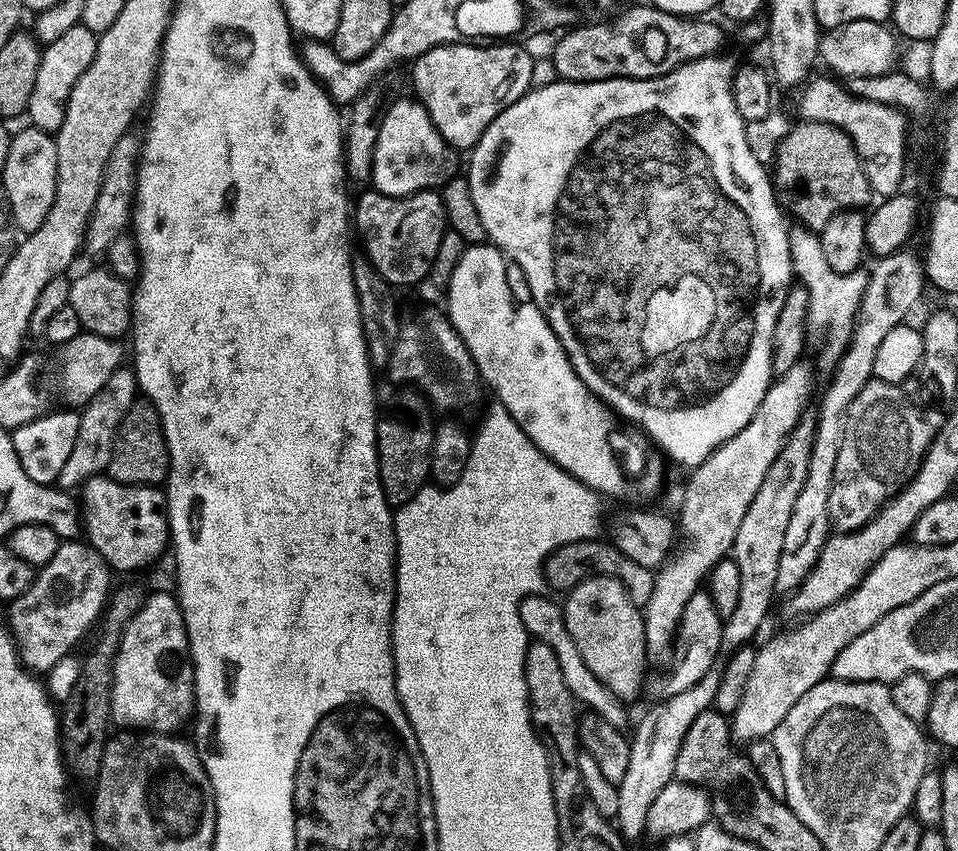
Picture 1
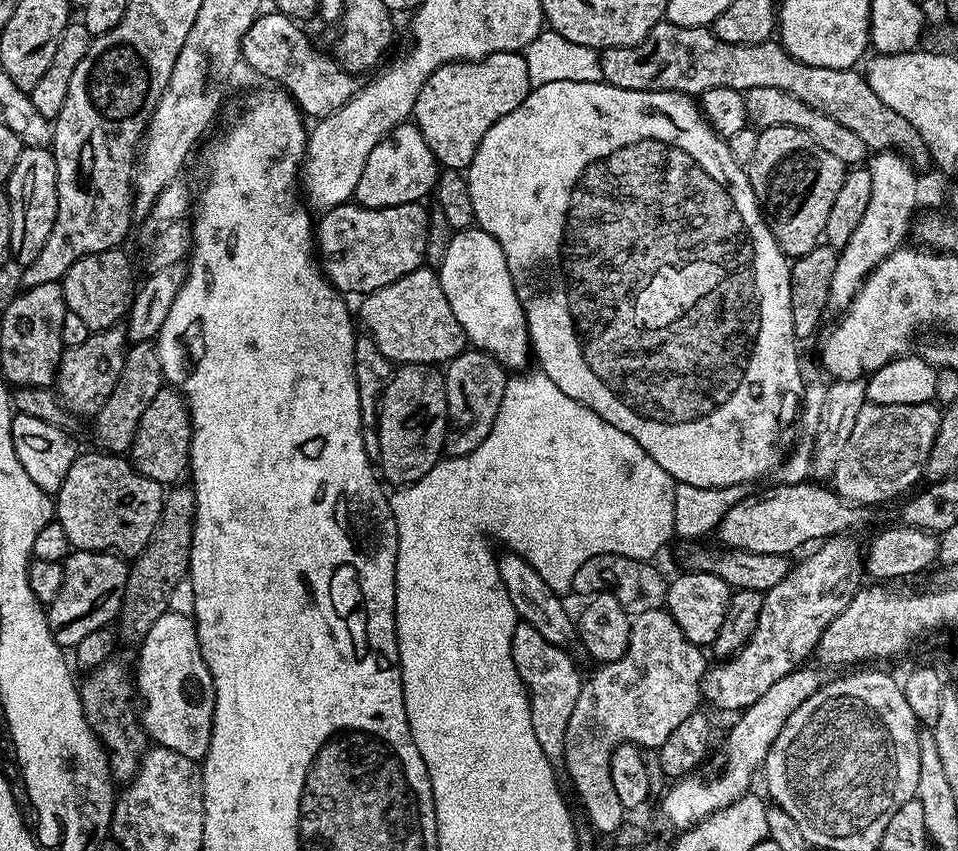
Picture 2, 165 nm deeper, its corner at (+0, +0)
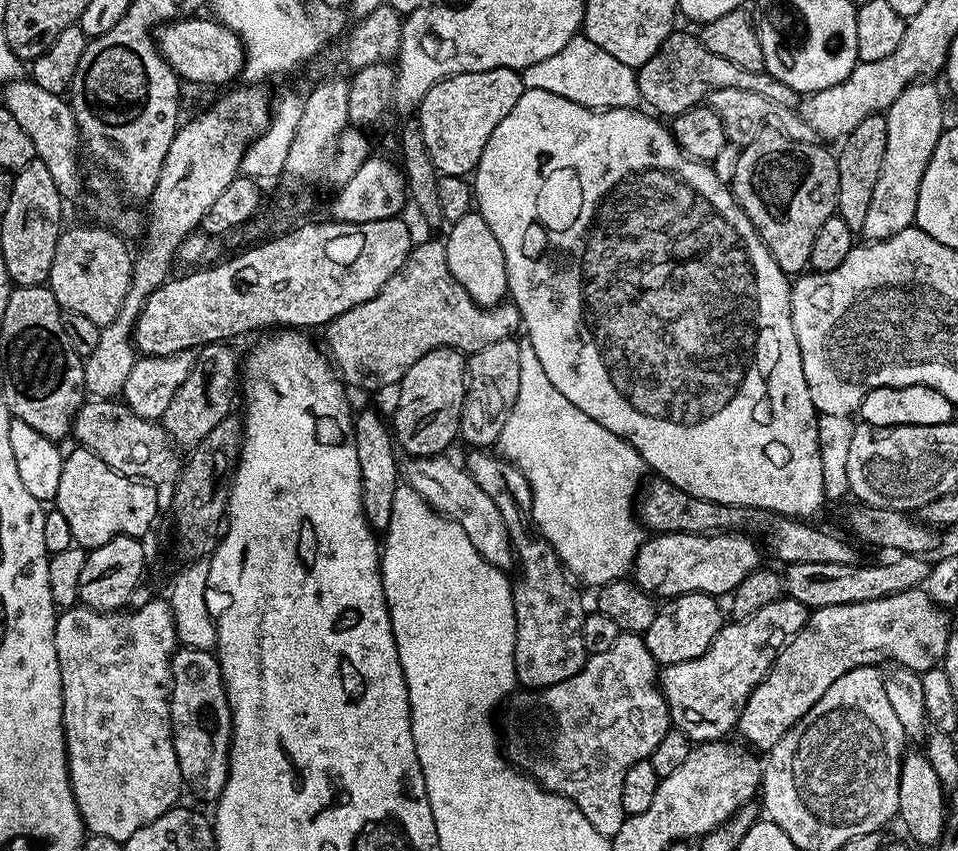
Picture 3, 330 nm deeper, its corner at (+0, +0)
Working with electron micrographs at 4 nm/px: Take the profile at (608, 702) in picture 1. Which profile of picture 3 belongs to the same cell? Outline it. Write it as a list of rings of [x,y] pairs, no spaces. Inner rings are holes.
[[[441,454],[405,459],[402,464],[403,483],[413,488],[433,510],[445,516],[449,522],[462,526],[464,536],[470,538],[470,546],[478,550],[478,554],[486,558],[490,566],[508,570],[508,567],[516,564],[516,552],[512,549],[512,539],[506,530],[502,513],[498,511],[498,506],[494,506],[490,494],[486,494],[486,490],[482,490],[482,486],[474,482],[467,467],[460,465],[459,468],[450,457],[451,455]]]

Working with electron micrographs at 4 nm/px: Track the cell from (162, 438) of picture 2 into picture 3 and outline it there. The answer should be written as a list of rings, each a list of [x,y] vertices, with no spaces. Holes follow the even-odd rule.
[[[228,342],[205,344],[196,352],[196,364],[190,370],[190,378],[178,386],[166,414],[162,417],[164,429],[172,443],[184,450],[195,448],[214,426],[221,424],[233,411],[232,395],[238,392],[238,356]]]

